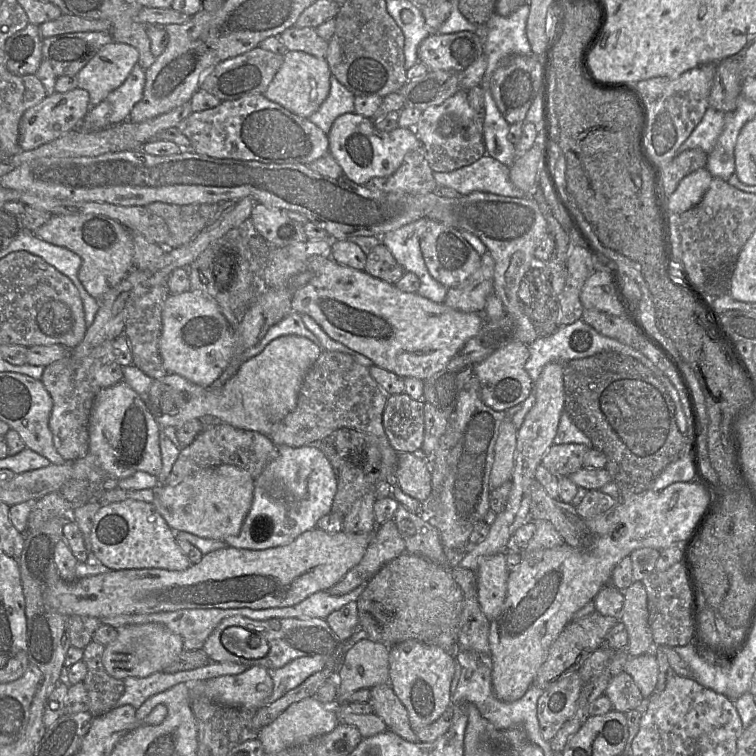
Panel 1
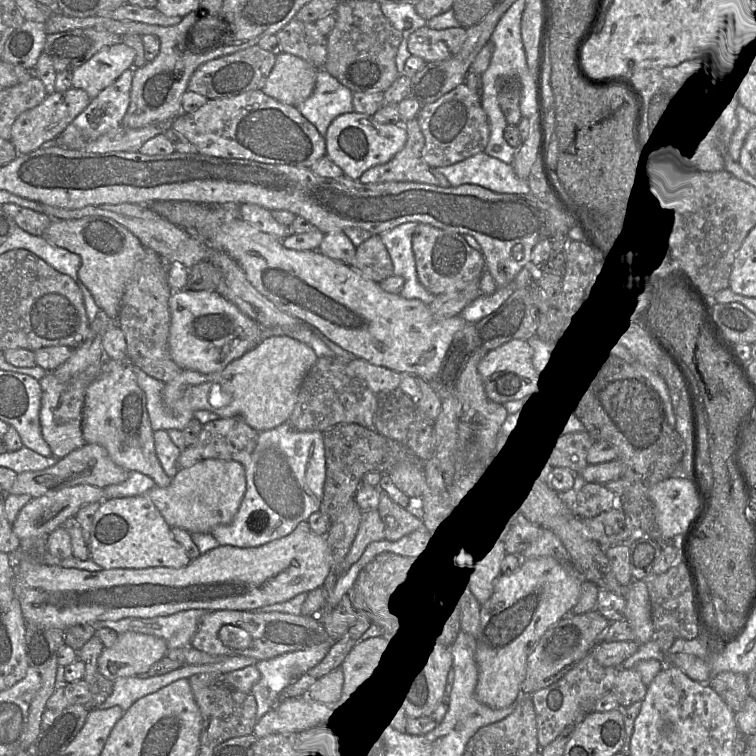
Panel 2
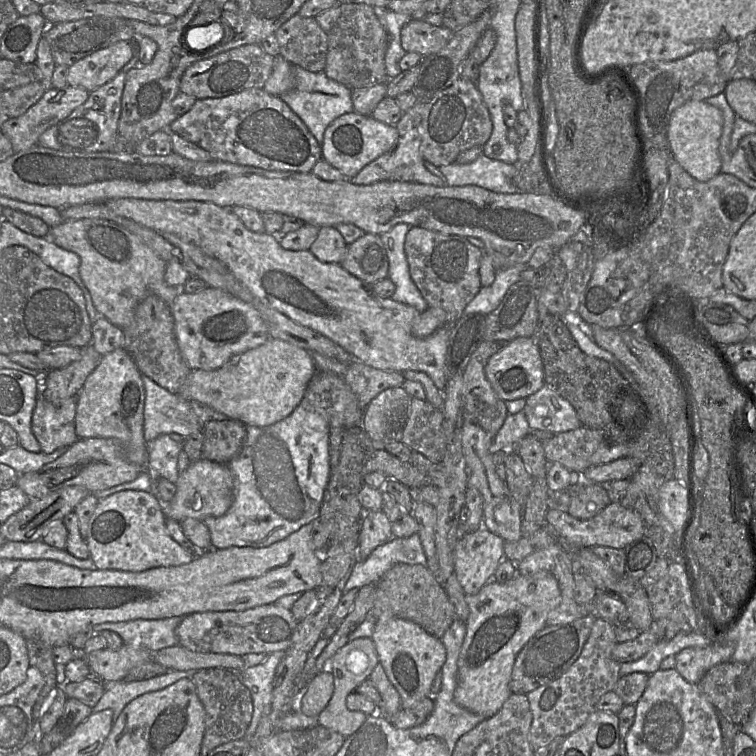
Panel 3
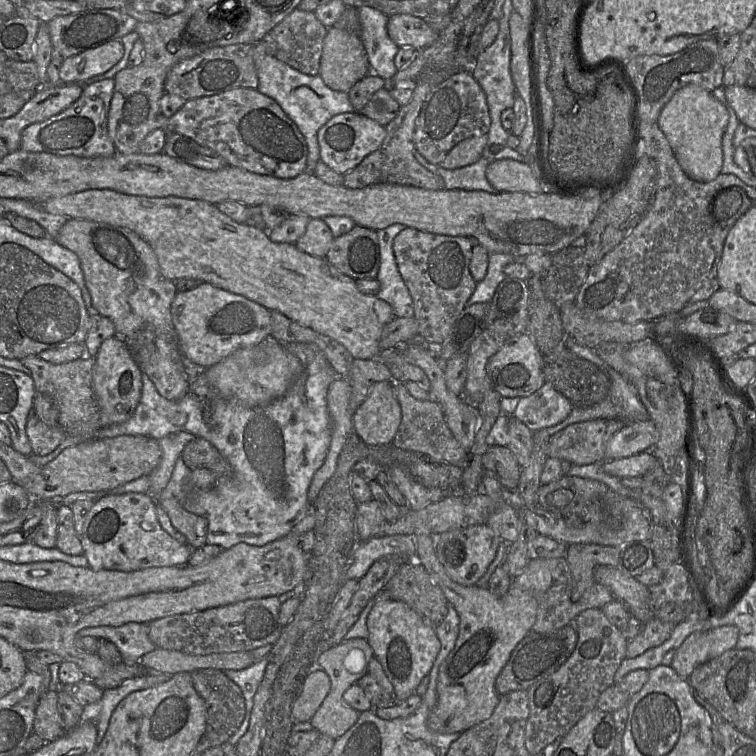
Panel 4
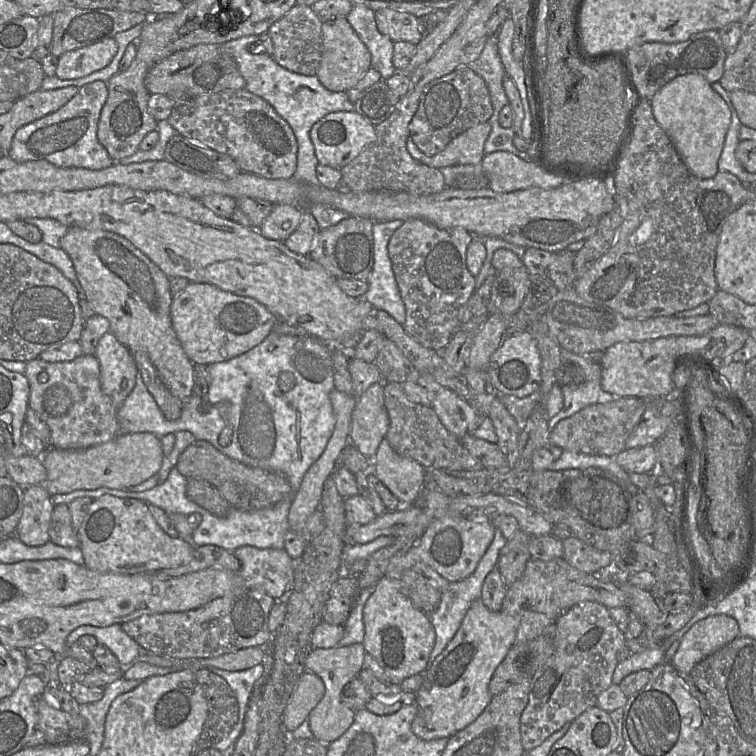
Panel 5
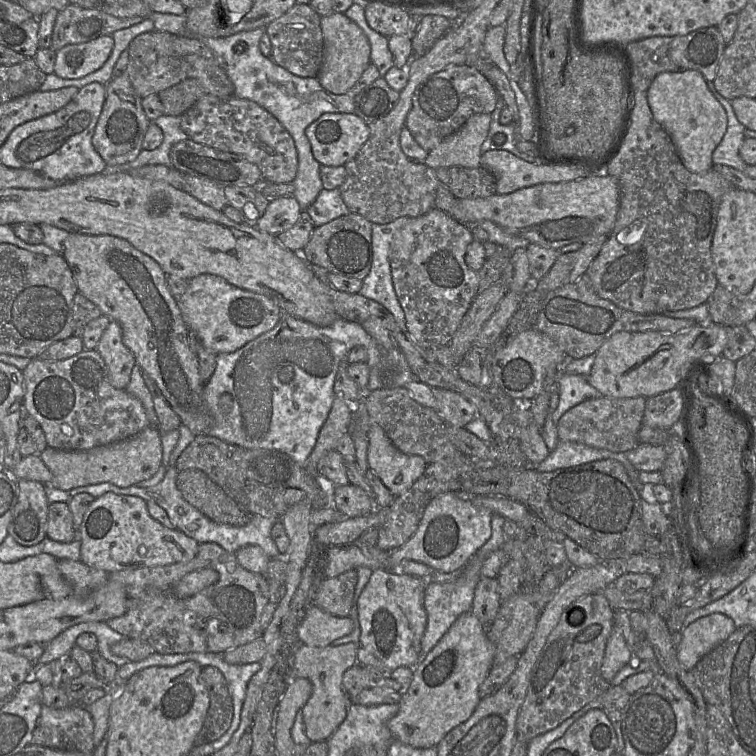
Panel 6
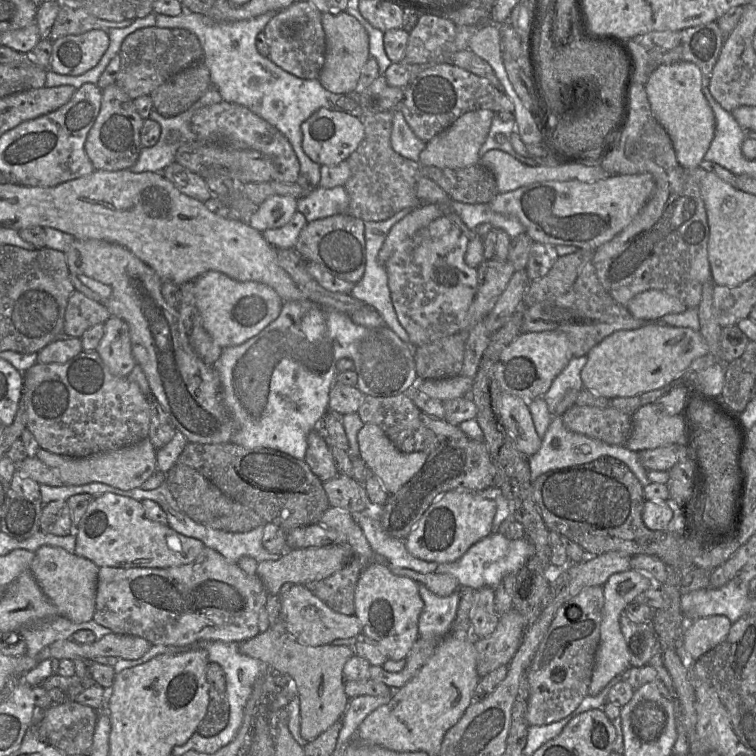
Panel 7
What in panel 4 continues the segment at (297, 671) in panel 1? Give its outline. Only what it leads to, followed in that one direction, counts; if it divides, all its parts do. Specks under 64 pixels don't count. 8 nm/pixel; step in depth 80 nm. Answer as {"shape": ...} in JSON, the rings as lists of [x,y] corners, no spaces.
{"shape":[[[269,657],[256,661],[253,665],[243,670],[222,670],[241,688],[246,704],[245,718],[240,728],[227,741],[229,744],[236,745],[239,739],[247,732],[254,705],[254,697],[264,678],[268,663]]]}

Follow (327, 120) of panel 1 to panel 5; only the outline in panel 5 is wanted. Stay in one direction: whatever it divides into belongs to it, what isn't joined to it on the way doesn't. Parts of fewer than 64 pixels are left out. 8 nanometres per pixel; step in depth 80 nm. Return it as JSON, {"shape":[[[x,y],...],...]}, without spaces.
{"shape":[[[251,35],[225,42],[221,44],[221,47],[235,60],[237,68],[246,82],[244,89],[268,102],[293,130],[298,151],[297,167],[292,178],[302,183],[319,185],[316,173],[319,163],[310,139],[310,130],[317,121],[329,113],[355,111],[355,104],[349,100],[346,92],[331,92],[326,89],[316,75],[306,76],[291,72],[280,66],[272,56],[266,53],[250,52],[249,47],[258,41],[260,41],[259,36]]]}

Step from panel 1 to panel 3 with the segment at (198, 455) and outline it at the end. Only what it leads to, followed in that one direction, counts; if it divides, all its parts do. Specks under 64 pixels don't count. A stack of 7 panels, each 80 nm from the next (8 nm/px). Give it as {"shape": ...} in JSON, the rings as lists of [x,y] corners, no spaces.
{"shape":[[[238,419],[209,421],[203,428],[202,458],[227,464],[236,457],[246,438],[246,425]]]}

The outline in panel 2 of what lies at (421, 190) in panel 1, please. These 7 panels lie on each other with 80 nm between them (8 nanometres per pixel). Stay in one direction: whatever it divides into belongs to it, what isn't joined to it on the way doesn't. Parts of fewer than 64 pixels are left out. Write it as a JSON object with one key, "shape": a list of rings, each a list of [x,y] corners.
{"shape":[[[417,118],[403,122],[407,131],[405,146],[387,163],[373,166],[359,178],[363,184],[417,182],[440,186],[423,158],[425,139]]]}

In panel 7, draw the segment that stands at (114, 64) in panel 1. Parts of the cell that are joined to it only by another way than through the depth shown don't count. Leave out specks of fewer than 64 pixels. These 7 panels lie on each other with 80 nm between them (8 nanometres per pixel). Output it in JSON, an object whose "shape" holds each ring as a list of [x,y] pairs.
{"shape":[[[103,29],[62,36],[52,42],[48,70],[62,75],[81,75],[98,64],[109,43],[108,33]]]}

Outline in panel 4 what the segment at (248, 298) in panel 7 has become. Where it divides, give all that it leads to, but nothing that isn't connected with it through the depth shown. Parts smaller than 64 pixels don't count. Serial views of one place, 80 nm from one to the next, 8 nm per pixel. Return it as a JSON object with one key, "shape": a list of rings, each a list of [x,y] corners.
{"shape":[[[203,282],[187,292],[178,292],[171,304],[172,324],[178,336],[179,349],[187,363],[206,369],[238,349],[260,344],[271,333],[270,310],[243,296]]]}

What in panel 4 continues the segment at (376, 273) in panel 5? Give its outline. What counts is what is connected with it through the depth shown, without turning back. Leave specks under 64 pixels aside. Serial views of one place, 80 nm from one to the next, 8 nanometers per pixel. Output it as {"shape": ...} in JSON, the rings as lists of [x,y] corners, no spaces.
{"shape":[[[396,223],[376,231],[380,249],[380,266],[376,277],[380,289],[376,297],[387,302],[397,318],[414,316],[413,301],[398,270],[392,248],[394,238],[405,227]]]}

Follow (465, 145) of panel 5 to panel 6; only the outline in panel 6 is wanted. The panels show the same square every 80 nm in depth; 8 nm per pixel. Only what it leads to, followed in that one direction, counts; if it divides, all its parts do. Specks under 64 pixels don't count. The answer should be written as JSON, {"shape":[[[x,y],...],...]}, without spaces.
{"shape":[[[491,114],[470,116],[454,134],[428,152],[424,164],[432,169],[451,166],[479,167],[481,147],[487,138],[490,123]]]}

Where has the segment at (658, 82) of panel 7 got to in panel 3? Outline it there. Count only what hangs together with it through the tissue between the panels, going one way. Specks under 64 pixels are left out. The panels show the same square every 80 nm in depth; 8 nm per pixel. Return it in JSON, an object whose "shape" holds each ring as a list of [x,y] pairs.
{"shape":[[[689,101],[680,106],[673,112],[666,133],[673,159],[696,180],[709,181],[721,172],[719,144],[722,129],[722,112],[706,101]]]}

